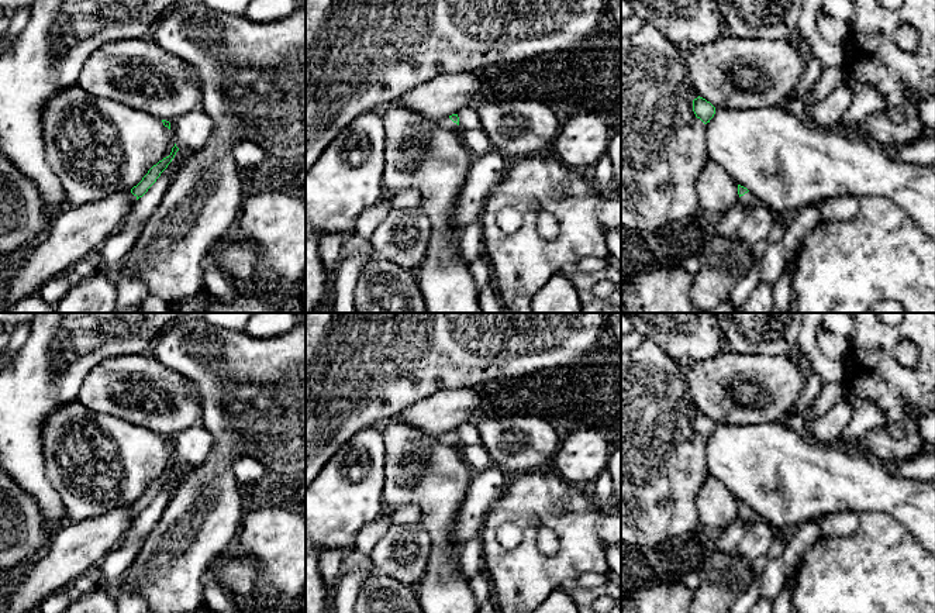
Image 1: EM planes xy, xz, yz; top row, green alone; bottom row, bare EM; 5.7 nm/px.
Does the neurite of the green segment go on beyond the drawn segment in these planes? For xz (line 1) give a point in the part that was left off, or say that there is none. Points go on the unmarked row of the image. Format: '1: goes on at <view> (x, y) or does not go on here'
1: goes on at xz (447, 438)

